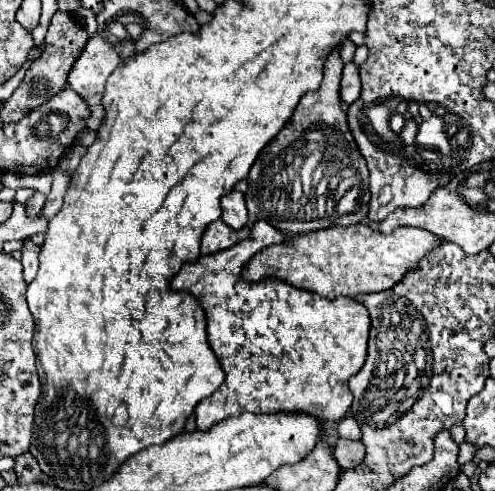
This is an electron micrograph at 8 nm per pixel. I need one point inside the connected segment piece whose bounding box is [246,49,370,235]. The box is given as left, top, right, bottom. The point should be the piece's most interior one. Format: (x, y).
(290, 186)

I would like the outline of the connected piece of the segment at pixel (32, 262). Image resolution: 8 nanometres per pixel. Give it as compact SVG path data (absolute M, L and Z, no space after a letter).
M28 237L22 241L22 265L24 265L24 279L30 283L36 273L38 273L38 253L40 253L40 247L34 245L34 241Z

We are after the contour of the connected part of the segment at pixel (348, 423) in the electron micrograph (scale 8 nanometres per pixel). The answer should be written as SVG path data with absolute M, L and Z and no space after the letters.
M346 417L338 423L338 435L344 439L360 439L360 427L352 417Z

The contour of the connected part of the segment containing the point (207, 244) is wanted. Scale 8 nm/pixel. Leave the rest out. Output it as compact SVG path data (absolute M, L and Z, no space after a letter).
M216 221L212 223L204 237L202 237L202 255L210 255L210 253L216 253L216 251L222 251L222 249L228 249L239 241L246 239L250 236L250 229L244 227L238 231L228 227L224 221Z

